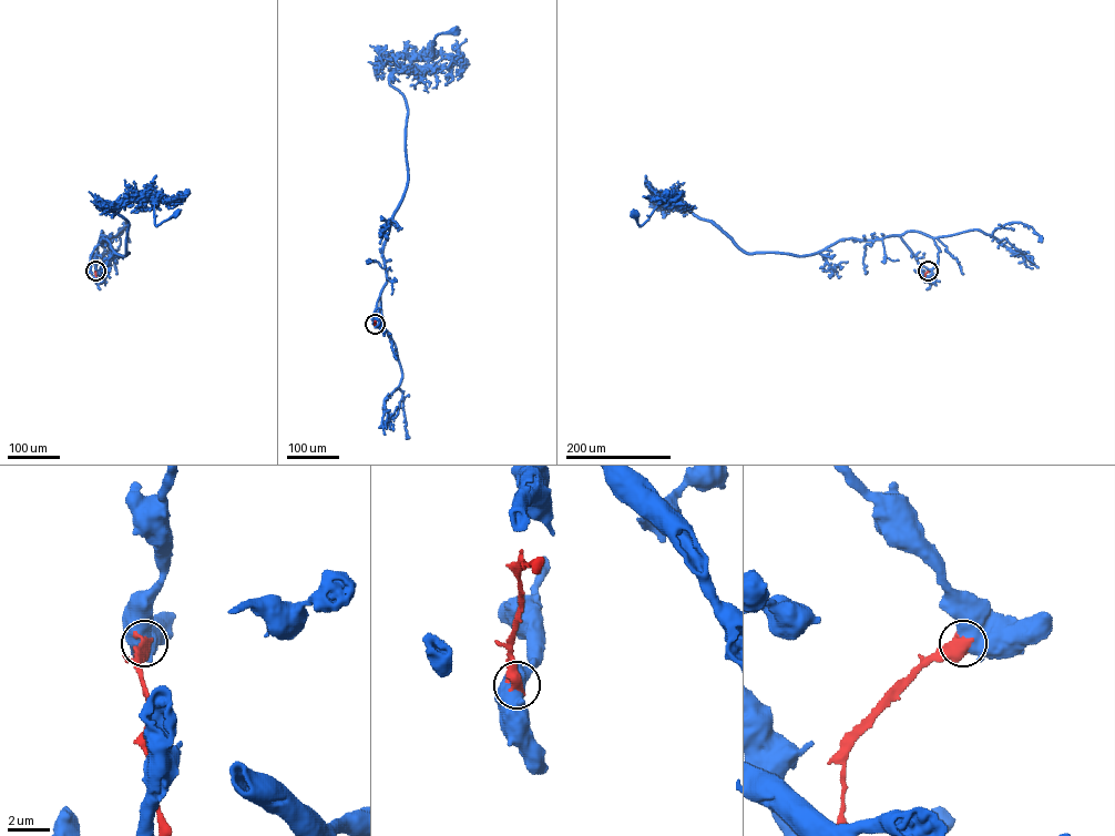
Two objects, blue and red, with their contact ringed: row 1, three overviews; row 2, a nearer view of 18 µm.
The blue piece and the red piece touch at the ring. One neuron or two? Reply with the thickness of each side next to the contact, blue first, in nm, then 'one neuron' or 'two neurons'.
800 nm thick on the blue side, 600 nm on the other; two neurons

